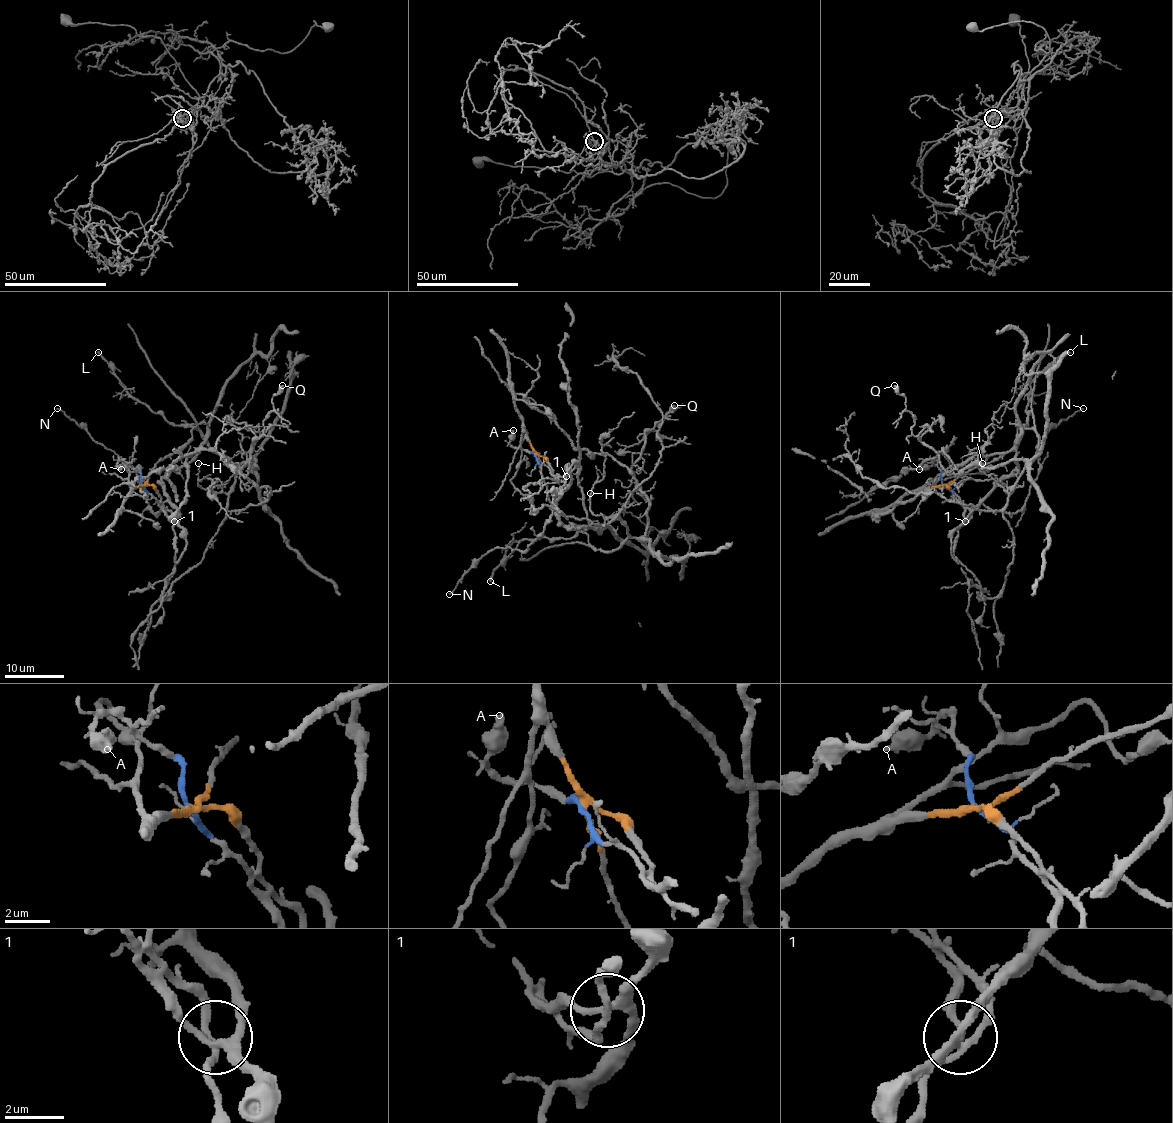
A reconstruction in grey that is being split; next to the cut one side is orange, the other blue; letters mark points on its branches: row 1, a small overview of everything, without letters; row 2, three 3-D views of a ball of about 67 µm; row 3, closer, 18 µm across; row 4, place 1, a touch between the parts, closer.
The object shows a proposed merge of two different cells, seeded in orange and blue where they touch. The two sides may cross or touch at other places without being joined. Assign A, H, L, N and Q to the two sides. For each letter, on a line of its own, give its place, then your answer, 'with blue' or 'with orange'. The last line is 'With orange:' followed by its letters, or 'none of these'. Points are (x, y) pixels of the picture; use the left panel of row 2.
A: (121, 469) | with blue
H: (198, 463) | with orange
L: (98, 352) | with orange
N: (57, 408) | with blue
Q: (282, 385) | with orange
With orange: H, L, Q

